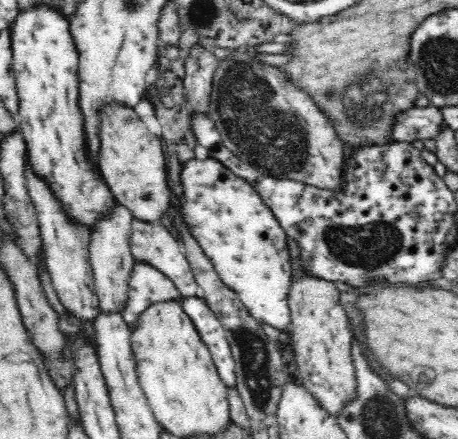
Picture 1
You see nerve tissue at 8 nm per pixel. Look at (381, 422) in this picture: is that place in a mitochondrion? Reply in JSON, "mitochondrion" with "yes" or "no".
{"mitochondrion":"yes"}

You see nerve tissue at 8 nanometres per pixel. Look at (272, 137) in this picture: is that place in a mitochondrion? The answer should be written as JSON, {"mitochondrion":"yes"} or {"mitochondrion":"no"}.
{"mitochondrion":"yes"}

